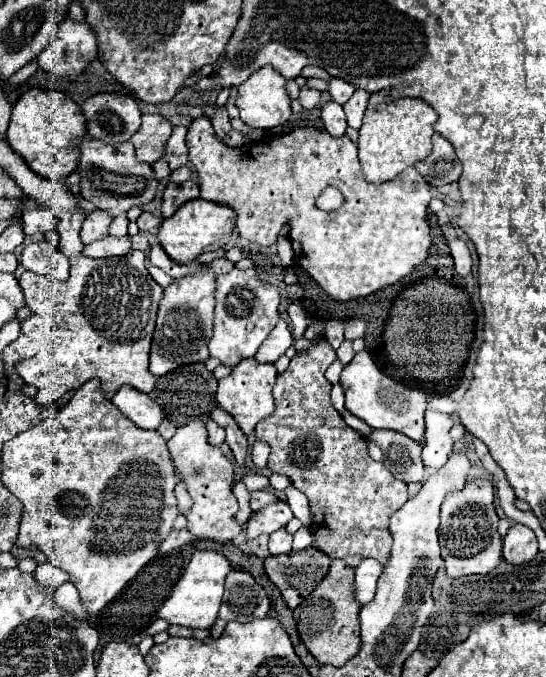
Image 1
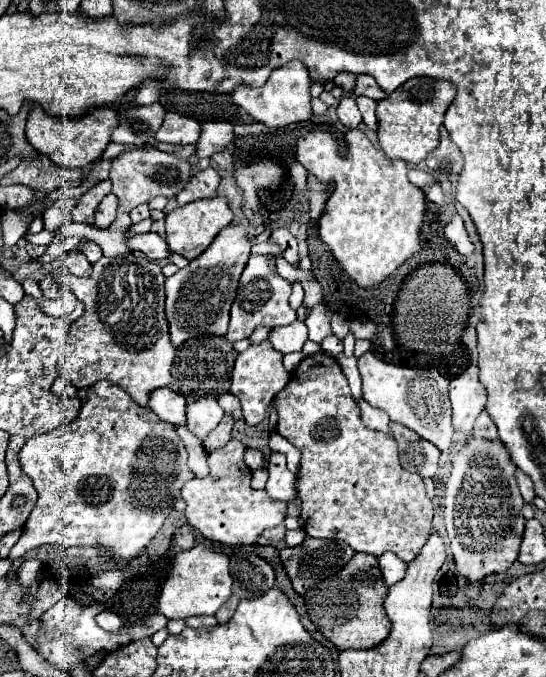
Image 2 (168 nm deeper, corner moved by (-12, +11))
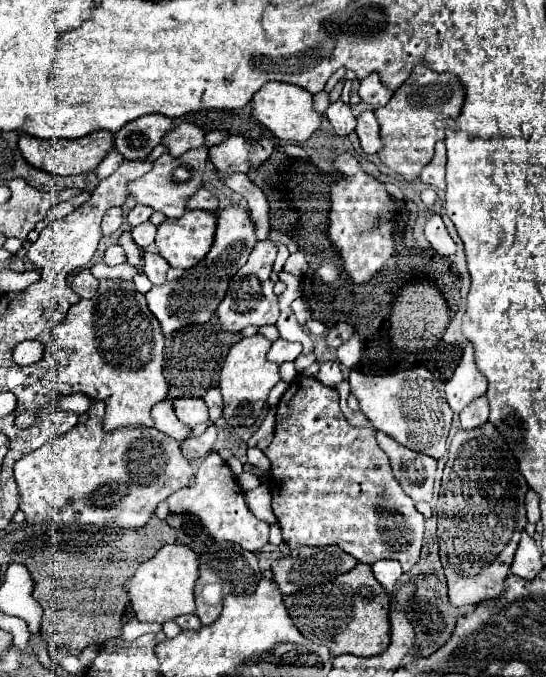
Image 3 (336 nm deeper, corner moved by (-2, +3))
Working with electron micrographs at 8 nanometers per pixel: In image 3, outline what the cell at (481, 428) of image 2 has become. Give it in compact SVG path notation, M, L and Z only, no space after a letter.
M478 397L458 415L458 419L460 419L462 429L478 429L486 425L488 423L488 399Z

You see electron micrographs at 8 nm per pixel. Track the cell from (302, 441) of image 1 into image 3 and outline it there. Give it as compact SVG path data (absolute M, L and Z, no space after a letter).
M298 375L276 407L274 439L264 453L272 461L272 509L290 549L302 545L338 545L368 565L380 559L396 559L402 563L402 571L410 571L420 559L424 517L394 479L388 457L376 443L374 431L368 427L352 427L346 421L340 411L340 395L334 387L322 385L310 375Z

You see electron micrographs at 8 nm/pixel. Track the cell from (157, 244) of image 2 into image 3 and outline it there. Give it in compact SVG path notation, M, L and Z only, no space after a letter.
M144 253L142 257L142 265L144 265L144 273L148 275L148 279L154 285L162 285L166 271L168 271L168 263L158 255L158 253Z

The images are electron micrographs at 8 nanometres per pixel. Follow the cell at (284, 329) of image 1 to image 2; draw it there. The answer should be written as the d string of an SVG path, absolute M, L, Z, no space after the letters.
M294 321L286 327L276 327L270 333L270 341L276 351L280 353L292 353L292 351L302 351L302 345L308 339L308 329L304 321Z

